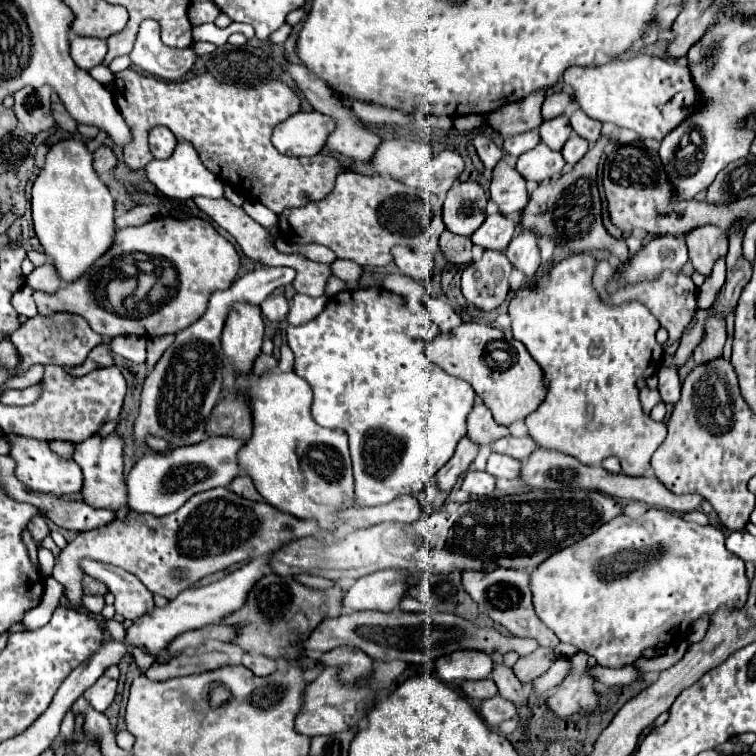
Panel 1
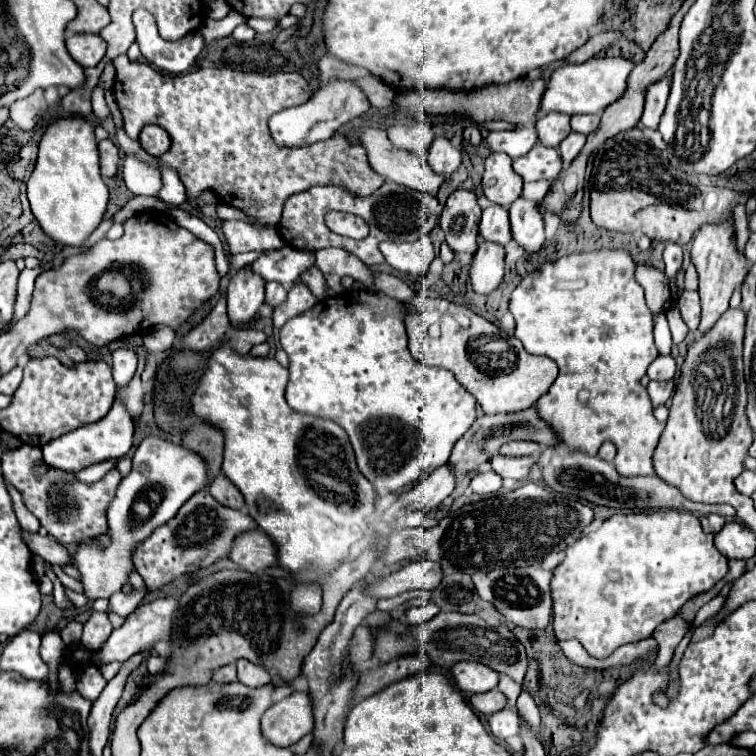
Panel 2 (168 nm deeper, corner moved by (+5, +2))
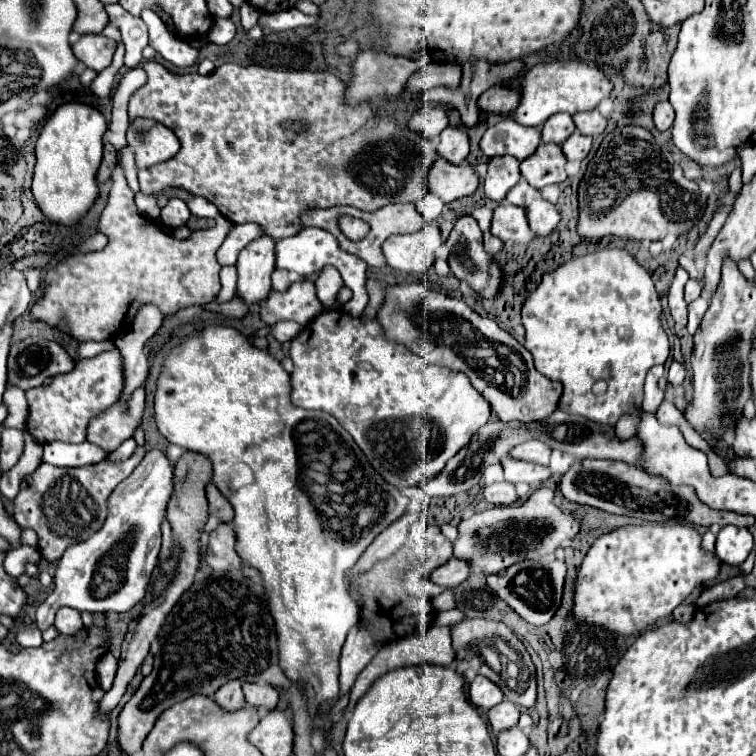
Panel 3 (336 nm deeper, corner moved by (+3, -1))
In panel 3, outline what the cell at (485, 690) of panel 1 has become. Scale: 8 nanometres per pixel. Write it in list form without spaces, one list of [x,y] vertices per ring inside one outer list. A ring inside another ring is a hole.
[[[501,701],[501,705],[495,705],[493,709],[489,709],[489,723],[491,723],[491,727],[493,727],[493,731],[495,733],[501,733],[501,731],[505,731],[505,729],[511,729],[511,727],[515,727],[517,725],[517,721],[519,721],[519,707],[517,705],[513,705],[511,701]]]

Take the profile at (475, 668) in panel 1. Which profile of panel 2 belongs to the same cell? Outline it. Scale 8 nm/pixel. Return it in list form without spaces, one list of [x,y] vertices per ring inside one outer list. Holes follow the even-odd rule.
[[[465,660],[455,662],[455,666],[451,666],[451,676],[457,688],[469,694],[493,690],[499,680],[499,674],[495,674],[495,670],[491,670],[489,666],[483,666],[481,662],[465,662]]]

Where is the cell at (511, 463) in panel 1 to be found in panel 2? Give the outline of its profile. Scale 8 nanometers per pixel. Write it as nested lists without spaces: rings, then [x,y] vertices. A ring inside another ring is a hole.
[[[493,456],[491,458],[491,468],[501,476],[501,478],[513,478],[513,480],[523,480],[529,474],[529,468],[535,464],[535,458],[511,458],[511,456]]]

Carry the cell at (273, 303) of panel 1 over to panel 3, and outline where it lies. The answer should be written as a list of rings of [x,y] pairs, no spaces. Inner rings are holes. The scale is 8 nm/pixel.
[[[275,269],[275,271],[273,271],[273,289],[275,289],[275,291],[287,291],[289,285],[291,285],[289,271]]]

